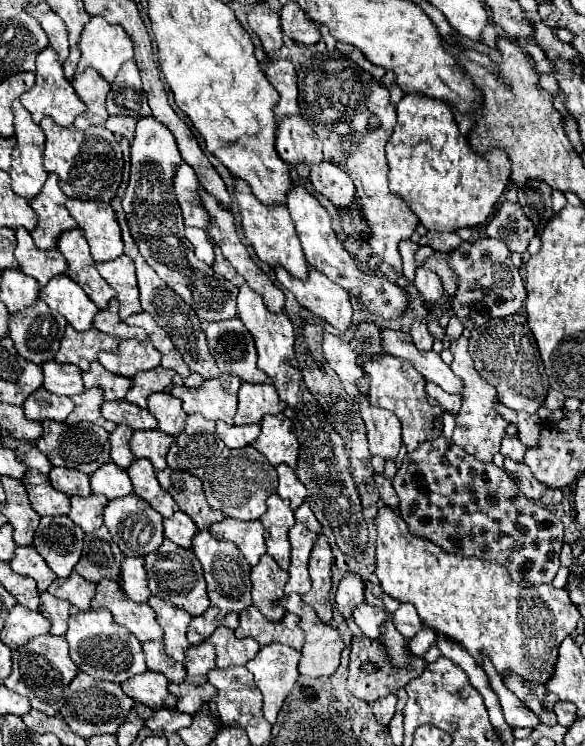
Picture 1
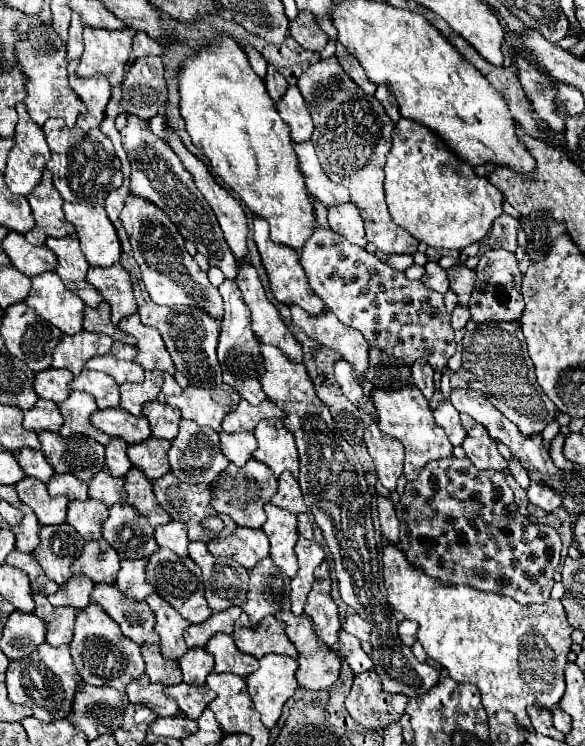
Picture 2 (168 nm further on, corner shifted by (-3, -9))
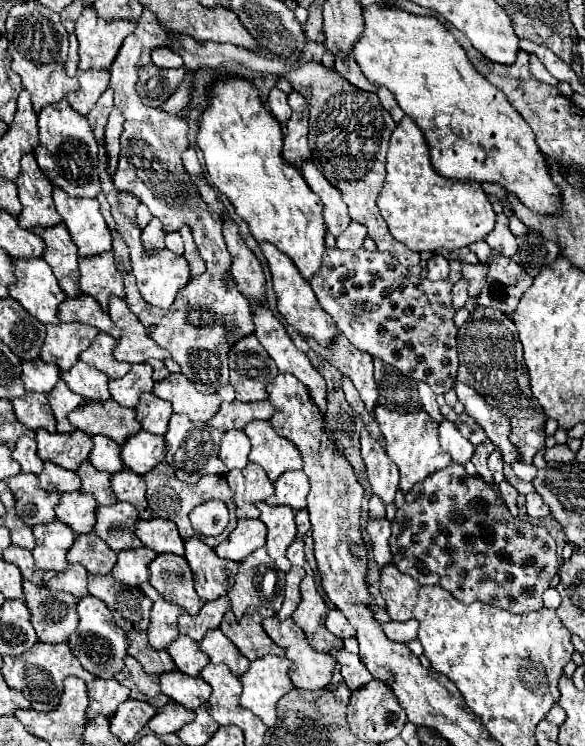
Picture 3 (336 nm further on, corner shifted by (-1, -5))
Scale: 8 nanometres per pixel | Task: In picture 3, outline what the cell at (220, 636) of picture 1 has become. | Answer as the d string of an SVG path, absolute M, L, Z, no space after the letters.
M217 628L209 630L199 642L199 648L211 658L213 664L227 664L235 676L241 676L249 670L249 660L237 650L237 646Z

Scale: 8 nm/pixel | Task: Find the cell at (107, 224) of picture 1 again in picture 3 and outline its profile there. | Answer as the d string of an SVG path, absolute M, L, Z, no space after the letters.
M55 186L53 200L57 212L69 228L73 242L79 248L81 258L113 250L111 232L99 212L99 202L95 198L69 198L63 190L57 190Z

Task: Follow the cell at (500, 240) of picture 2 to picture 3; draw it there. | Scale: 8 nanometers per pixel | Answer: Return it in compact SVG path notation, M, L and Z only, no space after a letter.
M505 214L497 216L495 228L487 234L485 242L493 248L495 254L503 254L503 256L513 256L517 250L517 242L515 236L509 230L509 218Z

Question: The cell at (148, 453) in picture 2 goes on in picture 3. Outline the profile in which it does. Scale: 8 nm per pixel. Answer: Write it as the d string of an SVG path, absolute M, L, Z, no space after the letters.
M145 430L137 432L135 436L127 438L127 442L121 446L121 460L135 474L147 474L149 470L153 470L153 466L165 460L163 436L155 436Z

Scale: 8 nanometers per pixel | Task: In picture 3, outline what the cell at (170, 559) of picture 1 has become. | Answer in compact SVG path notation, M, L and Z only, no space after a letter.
M157 554L149 564L151 586L159 590L165 600L181 606L189 614L197 614L203 606L195 592L193 572L183 556L177 554Z

